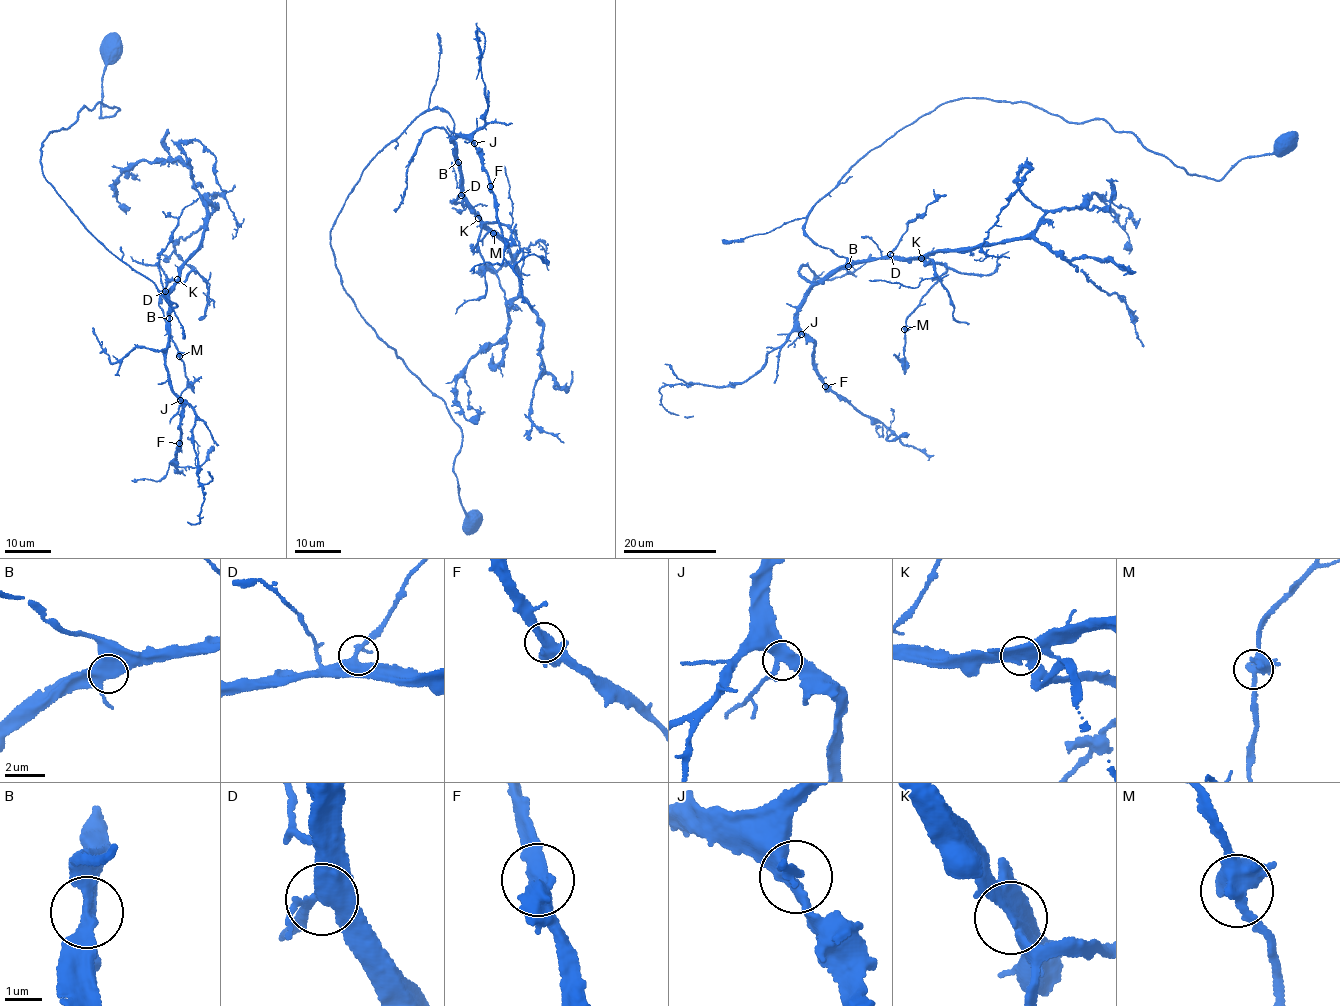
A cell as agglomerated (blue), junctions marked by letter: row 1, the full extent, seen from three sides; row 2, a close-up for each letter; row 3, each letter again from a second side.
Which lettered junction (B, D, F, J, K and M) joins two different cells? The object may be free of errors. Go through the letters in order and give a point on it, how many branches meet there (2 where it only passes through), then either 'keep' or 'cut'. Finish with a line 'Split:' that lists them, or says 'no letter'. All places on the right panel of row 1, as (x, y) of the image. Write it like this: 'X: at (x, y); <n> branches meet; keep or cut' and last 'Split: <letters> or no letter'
B: at (848, 266); 3 branches meet; keep
D: at (890, 254); 4 branches meet; keep
F: at (825, 386); 3 branches meet; keep
J: at (801, 334); 4 branches meet; keep
K: at (921, 258); 4 branches meet; keep
M: at (904, 329); 5 branches meet; keep
Split: no letter

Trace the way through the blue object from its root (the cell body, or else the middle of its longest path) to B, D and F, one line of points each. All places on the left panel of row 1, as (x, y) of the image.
B: (111, 47), (99, 117), (119, 111), (83, 106), (43, 140), (41, 168), (98, 241), (177, 304), (169, 318)
D: (111, 47), (99, 117), (119, 111), (83, 106), (43, 140), (41, 168), (171, 311), (165, 291)
F: (111, 47), (99, 117), (119, 111), (83, 106), (40, 161), (98, 241), (177, 305), (164, 356), (180, 443)

